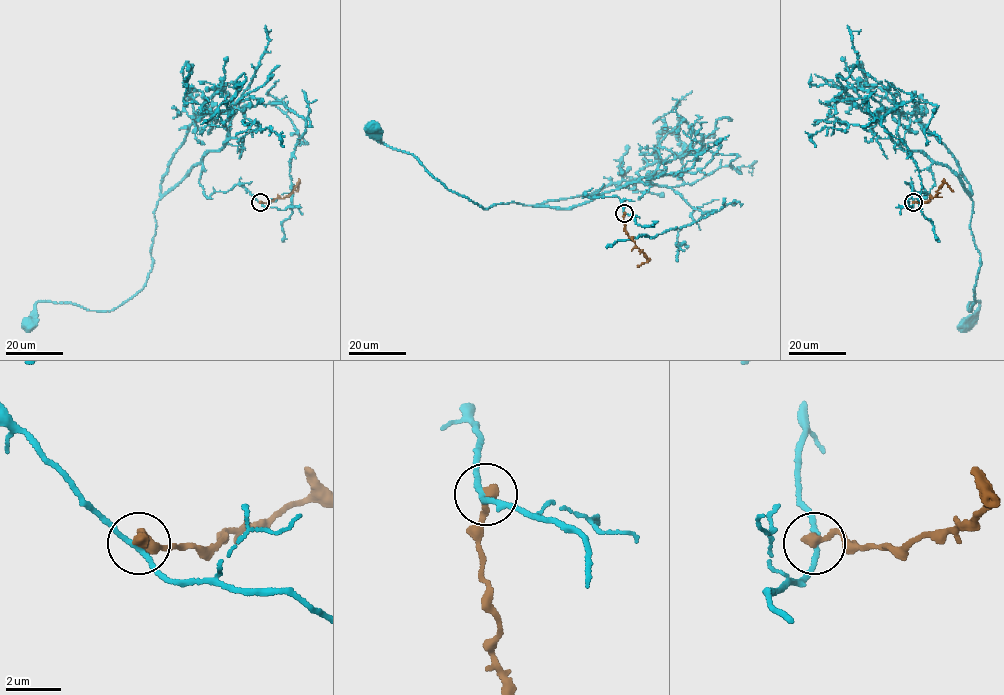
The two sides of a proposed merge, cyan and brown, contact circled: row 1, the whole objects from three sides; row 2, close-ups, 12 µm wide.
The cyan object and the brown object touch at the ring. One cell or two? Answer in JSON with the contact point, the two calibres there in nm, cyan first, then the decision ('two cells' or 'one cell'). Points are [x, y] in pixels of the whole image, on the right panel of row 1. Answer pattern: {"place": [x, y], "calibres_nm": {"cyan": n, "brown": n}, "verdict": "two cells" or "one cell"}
{"place": [913, 202], "calibres_nm": {"cyan": 170, "brown": 360}, "verdict": "two cells"}

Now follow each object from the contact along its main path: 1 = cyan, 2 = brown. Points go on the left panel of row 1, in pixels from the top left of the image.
1: (260, 202), (237, 184), (208, 197), (194, 164), (157, 202), (145, 285), (108, 311), (39, 301), (27, 323)
2: (260, 202), (289, 195), (299, 182), (297, 191)

